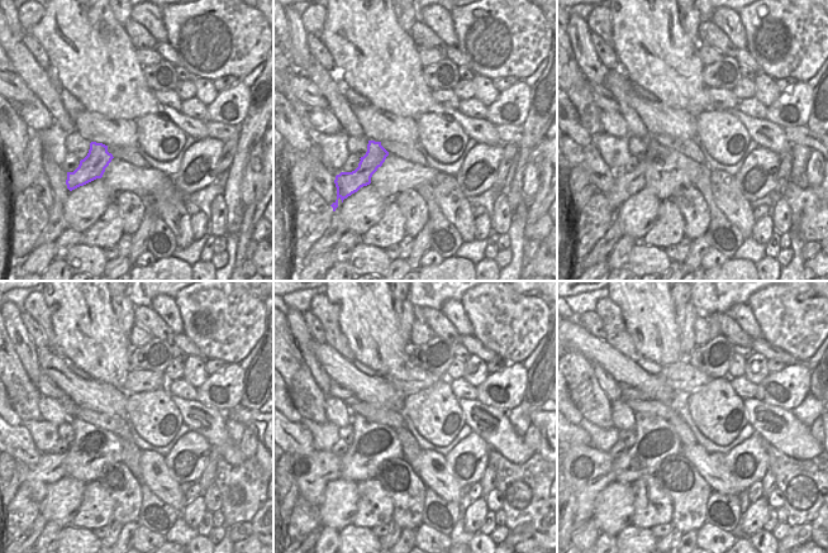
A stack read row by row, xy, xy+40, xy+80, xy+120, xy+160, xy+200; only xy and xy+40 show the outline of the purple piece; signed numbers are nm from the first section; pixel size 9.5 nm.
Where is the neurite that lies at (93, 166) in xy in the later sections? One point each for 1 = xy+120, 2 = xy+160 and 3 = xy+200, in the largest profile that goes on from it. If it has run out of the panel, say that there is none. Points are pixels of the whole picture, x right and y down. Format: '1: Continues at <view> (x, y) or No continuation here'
1: Continues at xy+120 (51, 467)
2: Continues at xy+160 (312, 489)
3: Continues at xy+200 (585, 511)

